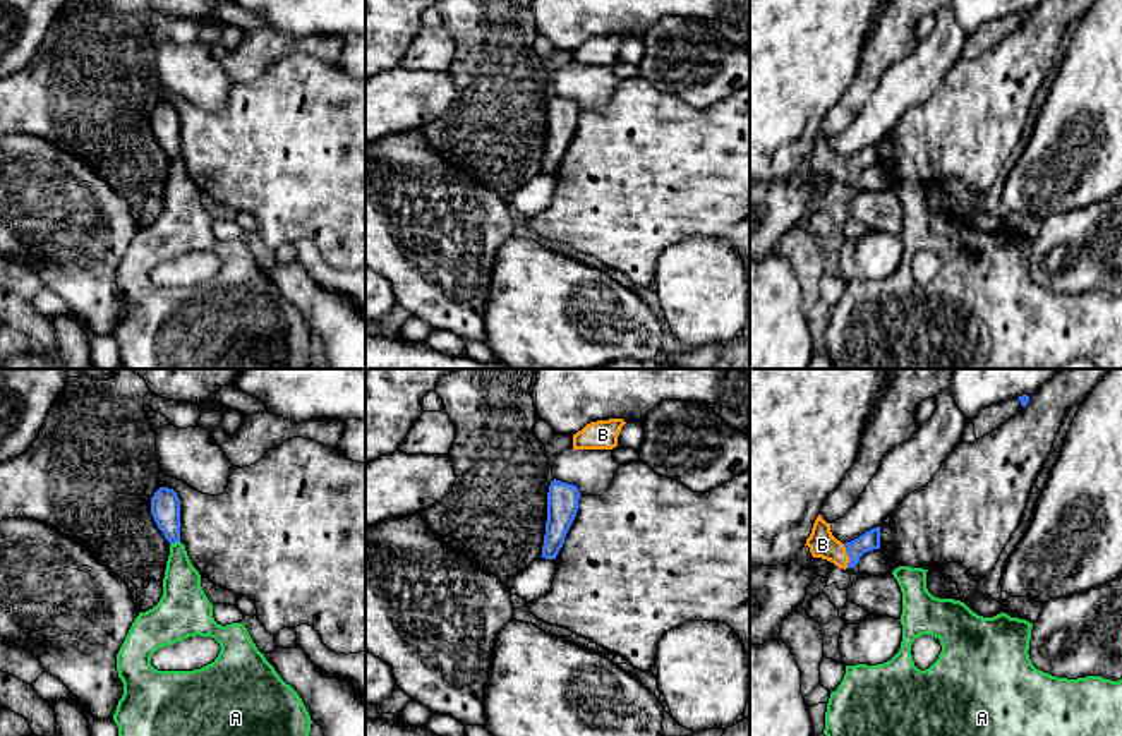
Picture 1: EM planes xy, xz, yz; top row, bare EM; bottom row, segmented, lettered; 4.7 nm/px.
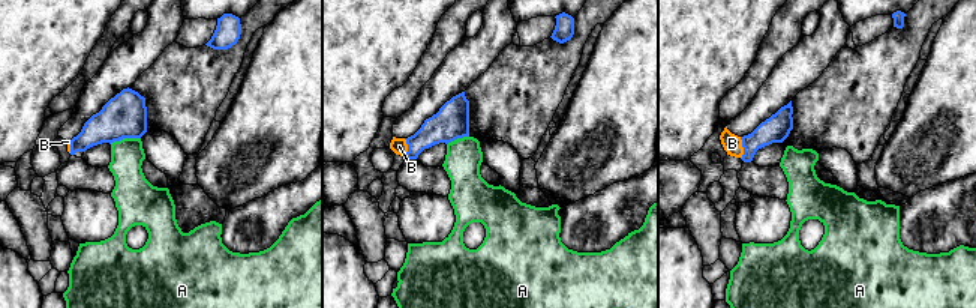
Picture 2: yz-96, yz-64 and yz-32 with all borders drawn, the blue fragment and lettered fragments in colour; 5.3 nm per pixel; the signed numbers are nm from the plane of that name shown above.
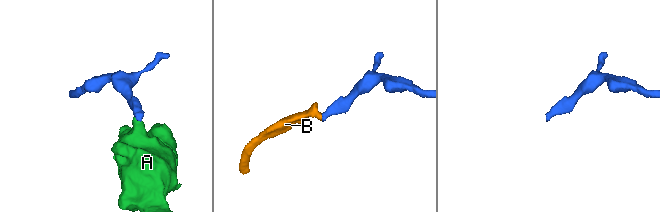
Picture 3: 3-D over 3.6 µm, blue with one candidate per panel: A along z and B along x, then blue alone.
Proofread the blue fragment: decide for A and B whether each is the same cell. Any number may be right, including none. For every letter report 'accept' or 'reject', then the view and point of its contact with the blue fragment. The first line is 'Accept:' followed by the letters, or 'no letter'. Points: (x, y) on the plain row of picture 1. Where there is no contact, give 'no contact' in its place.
Accept: B
A: reject | xy (174, 158)
B: accept | yz (848, 170)

